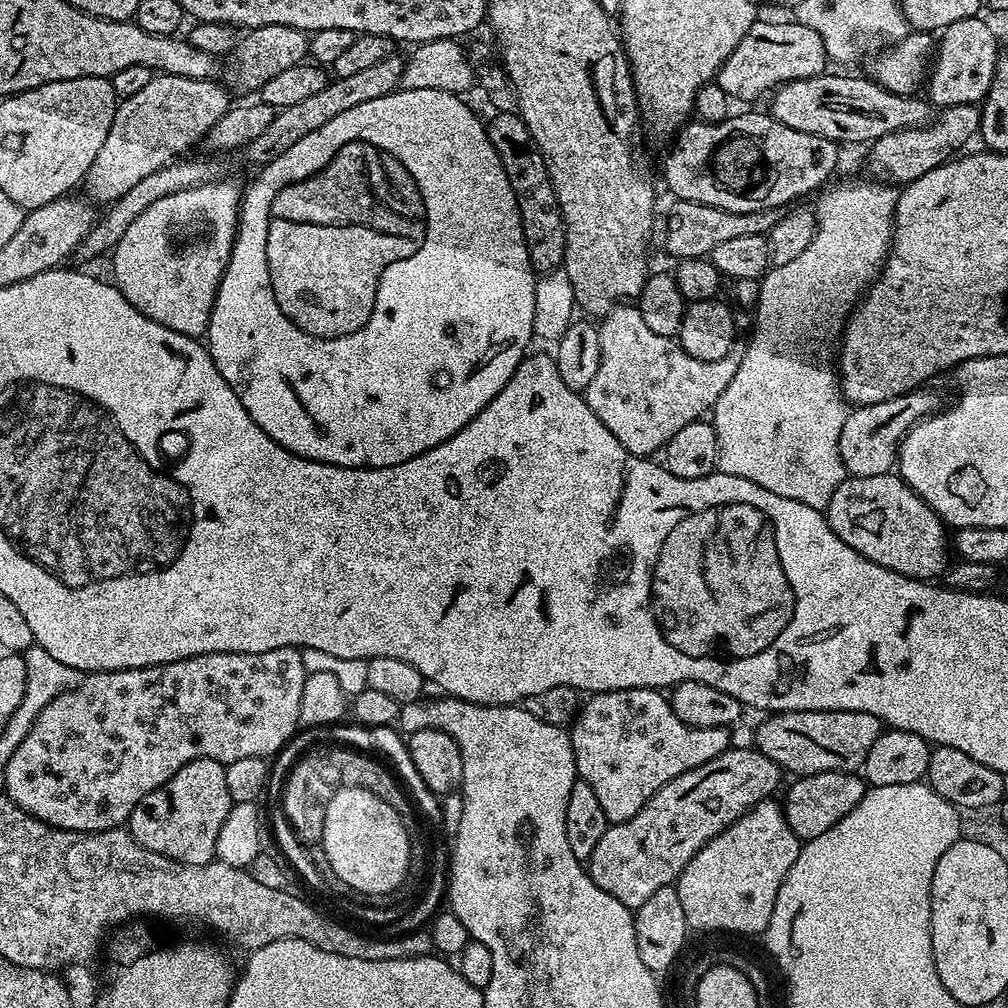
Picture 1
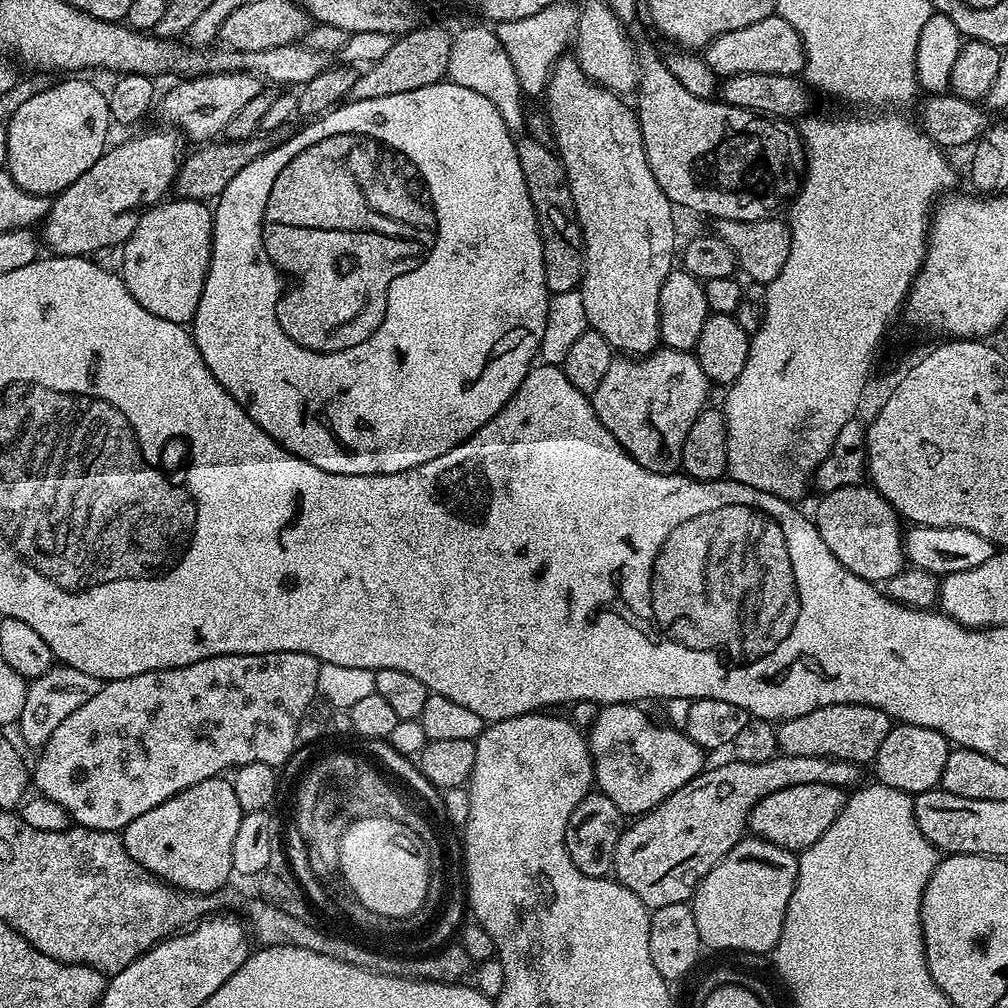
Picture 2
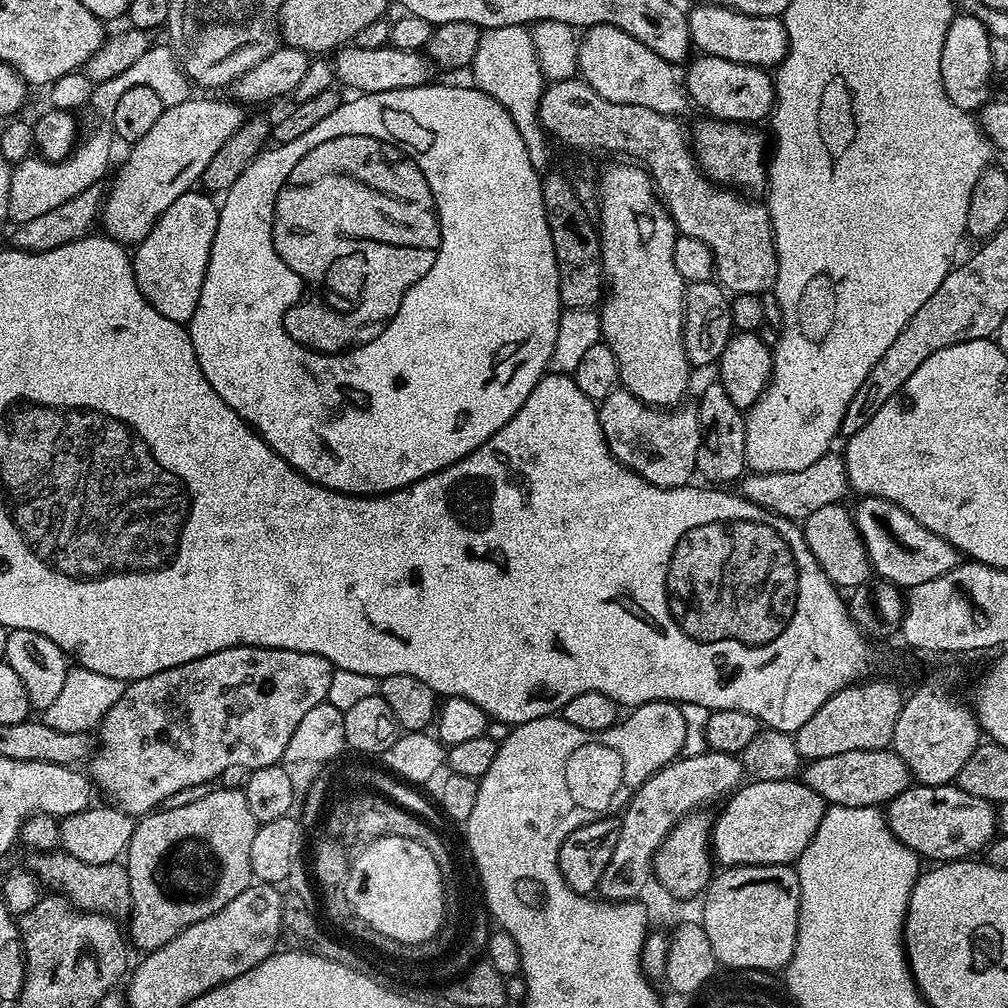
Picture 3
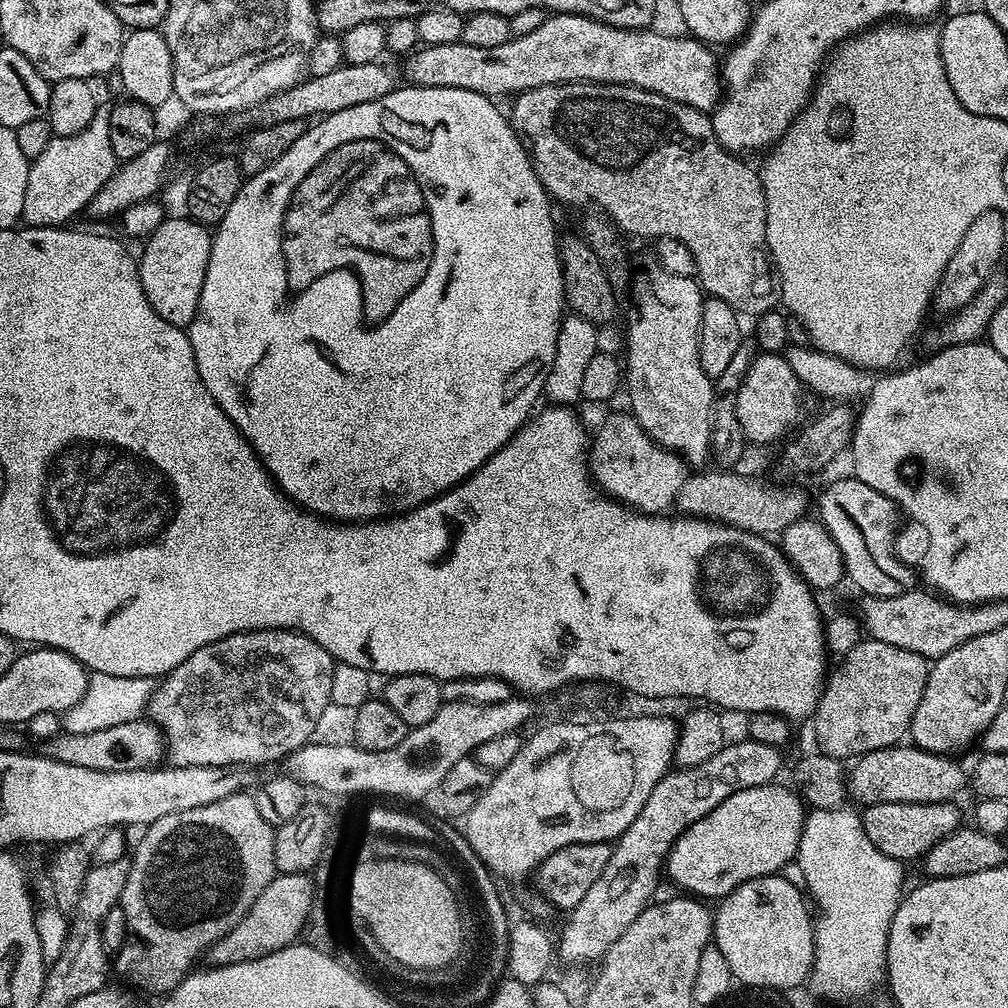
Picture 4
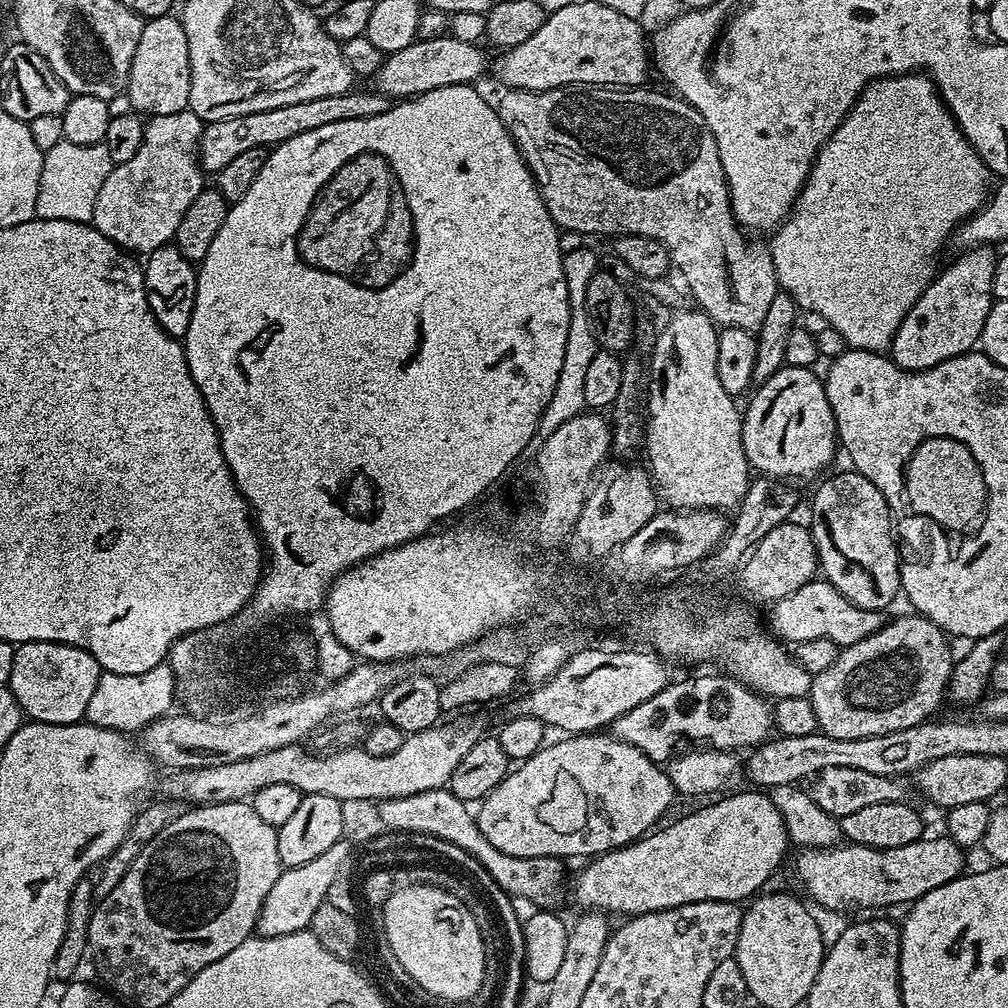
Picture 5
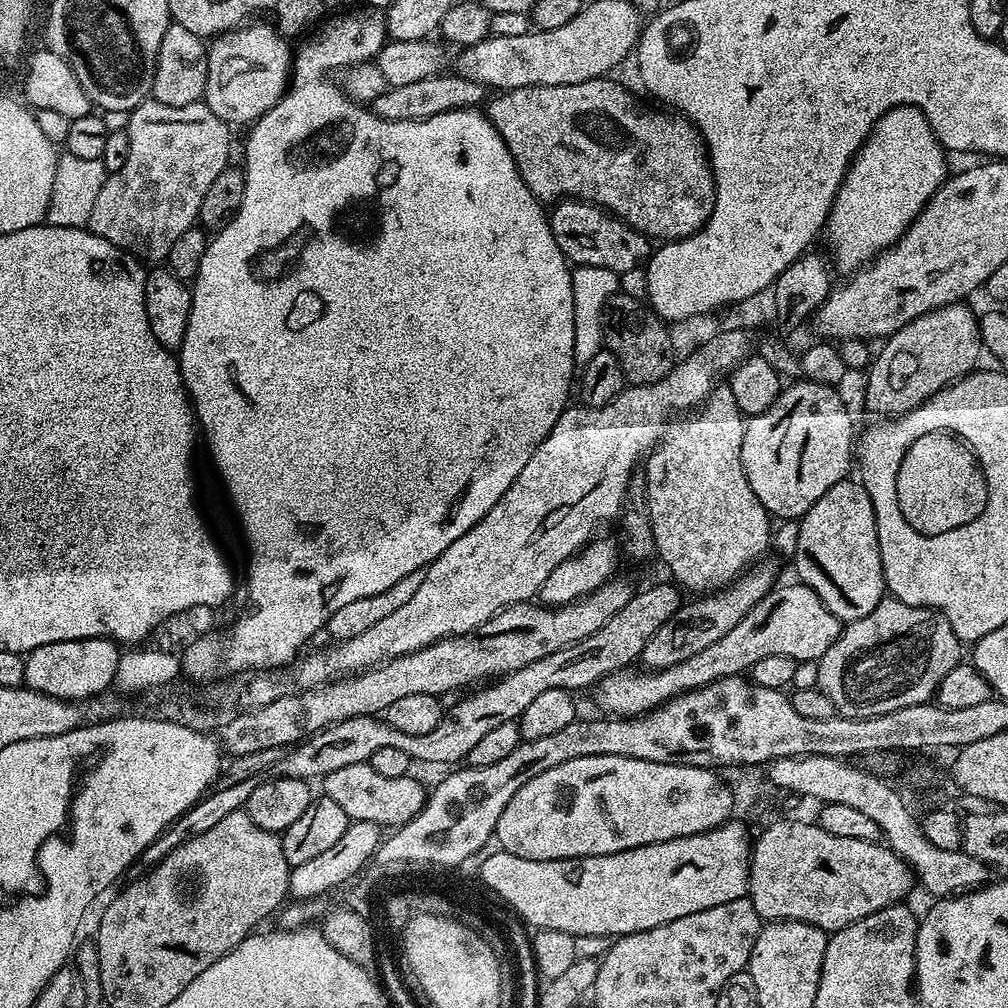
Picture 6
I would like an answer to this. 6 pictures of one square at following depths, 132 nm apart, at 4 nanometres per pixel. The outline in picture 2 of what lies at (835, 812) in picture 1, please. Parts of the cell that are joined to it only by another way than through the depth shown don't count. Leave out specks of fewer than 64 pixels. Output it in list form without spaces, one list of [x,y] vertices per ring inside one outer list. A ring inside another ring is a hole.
[[[786,786],[786,790],[774,790],[774,794],[766,794],[766,798],[756,803],[748,816],[748,828],[753,837],[768,840],[774,846],[785,848],[787,852],[799,854],[805,848],[814,846],[814,842],[818,842],[818,838],[830,830],[830,822],[838,818],[845,799],[845,789],[838,786]]]

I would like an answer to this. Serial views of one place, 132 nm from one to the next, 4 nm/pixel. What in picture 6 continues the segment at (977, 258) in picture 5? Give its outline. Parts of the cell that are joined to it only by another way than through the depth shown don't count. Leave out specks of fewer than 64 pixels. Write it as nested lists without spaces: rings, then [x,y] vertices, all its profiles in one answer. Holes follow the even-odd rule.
[[[967,303],[948,304],[944,308],[933,308],[932,311],[914,318],[902,330],[887,337],[884,344],[875,353],[874,359],[867,369],[868,385],[864,388],[864,404],[880,418],[904,416],[914,410],[923,400],[929,400],[935,392],[940,392],[953,380],[968,375],[977,367],[976,359],[982,353],[980,325],[977,313],[967,308]]]

